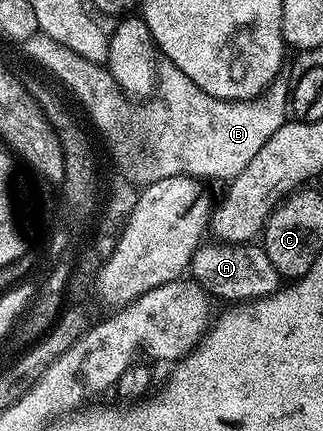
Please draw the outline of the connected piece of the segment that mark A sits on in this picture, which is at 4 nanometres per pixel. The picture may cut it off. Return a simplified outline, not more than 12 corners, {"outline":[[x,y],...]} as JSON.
{"outline":[[203,243],[189,273],[225,302],[280,286],[261,245]]}

